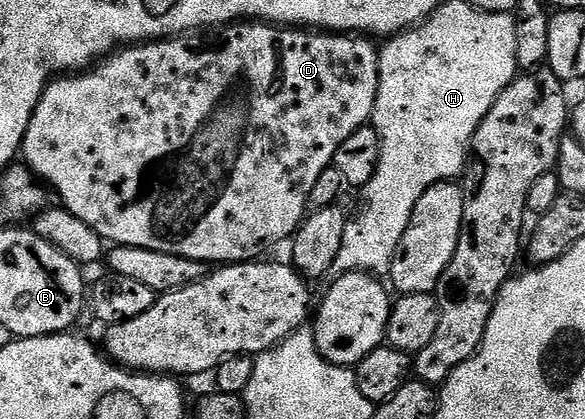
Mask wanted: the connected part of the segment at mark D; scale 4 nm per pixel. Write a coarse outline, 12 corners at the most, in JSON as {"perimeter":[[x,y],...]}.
{"perimeter":[[242,19],[43,91],[24,164],[106,242],[288,242],[378,46]]}

